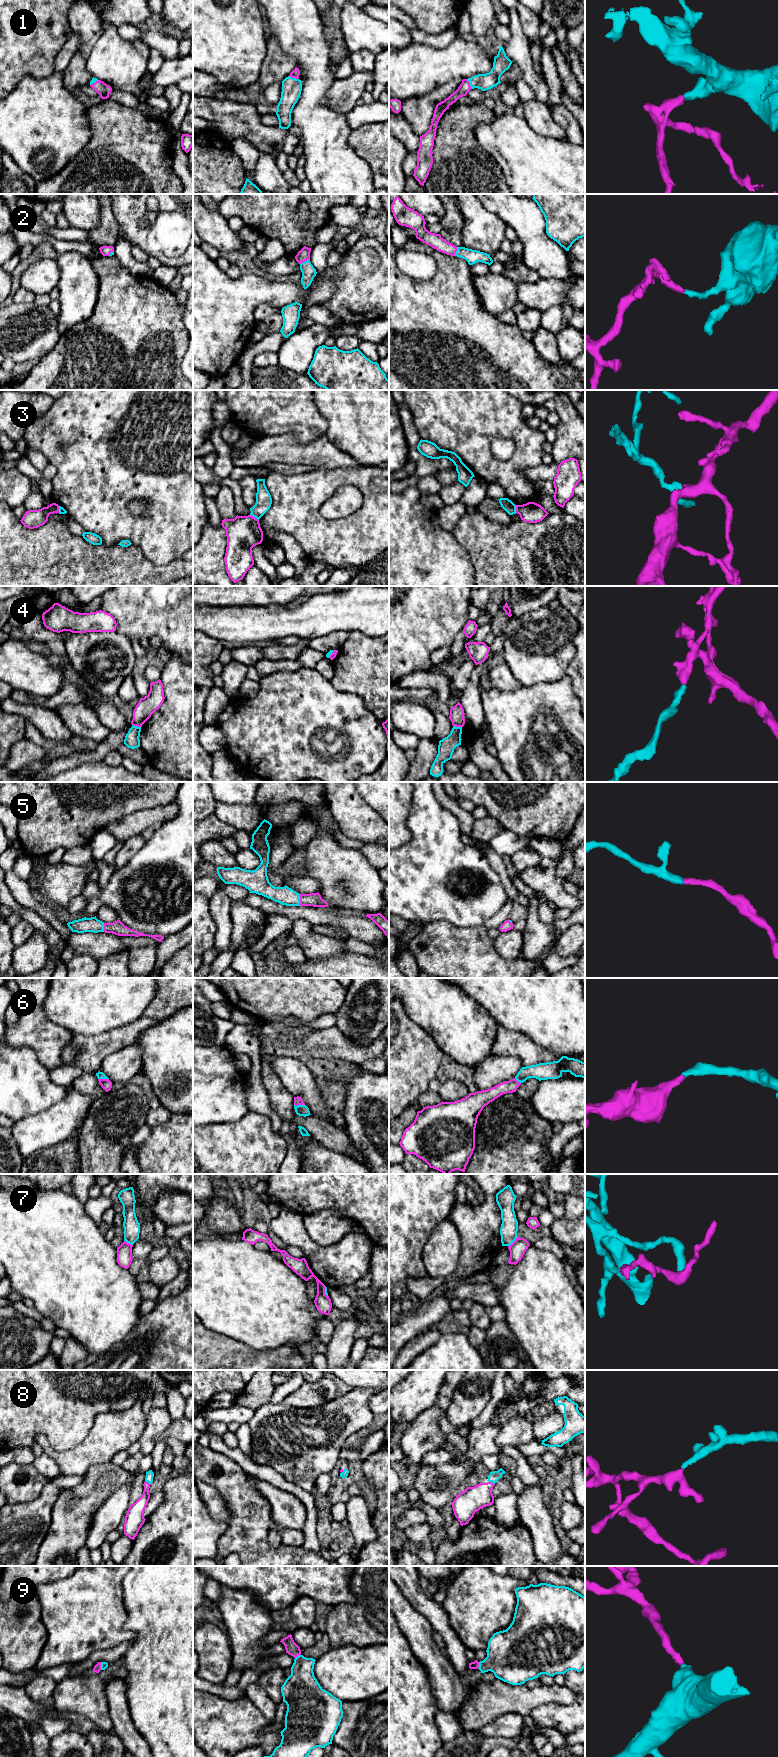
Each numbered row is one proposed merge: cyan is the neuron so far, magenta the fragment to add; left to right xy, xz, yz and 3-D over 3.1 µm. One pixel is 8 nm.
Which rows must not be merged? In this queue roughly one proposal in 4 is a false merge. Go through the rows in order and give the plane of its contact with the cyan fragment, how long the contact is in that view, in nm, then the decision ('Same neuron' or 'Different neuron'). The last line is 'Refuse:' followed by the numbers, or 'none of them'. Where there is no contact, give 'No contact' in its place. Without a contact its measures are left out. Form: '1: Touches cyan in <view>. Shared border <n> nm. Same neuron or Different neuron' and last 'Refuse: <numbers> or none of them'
1: Touches cyan in yz. Shared border 90 nm. Same neuron
2: Touches cyan in xz. Shared border 90 nm. Same neuron
3: Touches cyan in xz. Shared border 90 nm. Different neuron
4: Touches cyan in xy. Shared border 80 nm. Different neuron
5: Touches cyan in xz. Shared border 100 nm. Same neuron
6: Touches cyan in xy. Shared border 90 nm. Same neuron
7: Touches cyan in yz. Shared border 120 nm. Same neuron
8: Touches cyan in xy. Shared border 60 nm. Same neuron
9: Touches cyan in xz. Shared border 60 nm. Same neuron
Refuse: 3, 4

